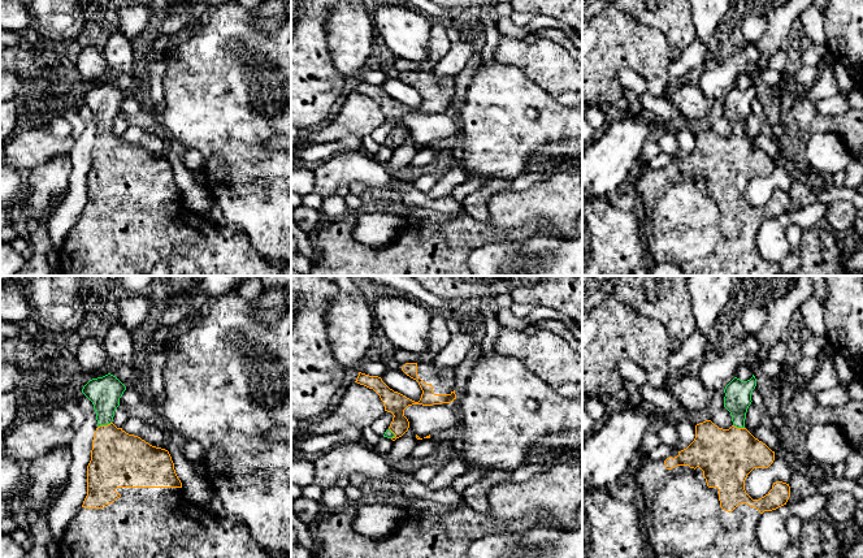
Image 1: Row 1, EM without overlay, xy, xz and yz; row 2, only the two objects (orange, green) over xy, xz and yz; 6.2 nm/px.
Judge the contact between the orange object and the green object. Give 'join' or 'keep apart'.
join

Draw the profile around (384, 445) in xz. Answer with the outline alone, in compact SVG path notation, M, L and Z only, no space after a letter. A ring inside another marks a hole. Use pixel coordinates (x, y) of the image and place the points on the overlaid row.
M381 437L380 441L372 446L372 450L380 455L386 455L394 445L394 441L387 437Z

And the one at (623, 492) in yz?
M630 480L626 484L619 484L610 492L613 498L621 502L633 502L636 496L637 485Z

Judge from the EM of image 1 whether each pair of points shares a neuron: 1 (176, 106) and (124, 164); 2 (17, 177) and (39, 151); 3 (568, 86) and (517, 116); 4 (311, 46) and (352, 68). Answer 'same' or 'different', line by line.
1: different
2: different
3: different
4: different

